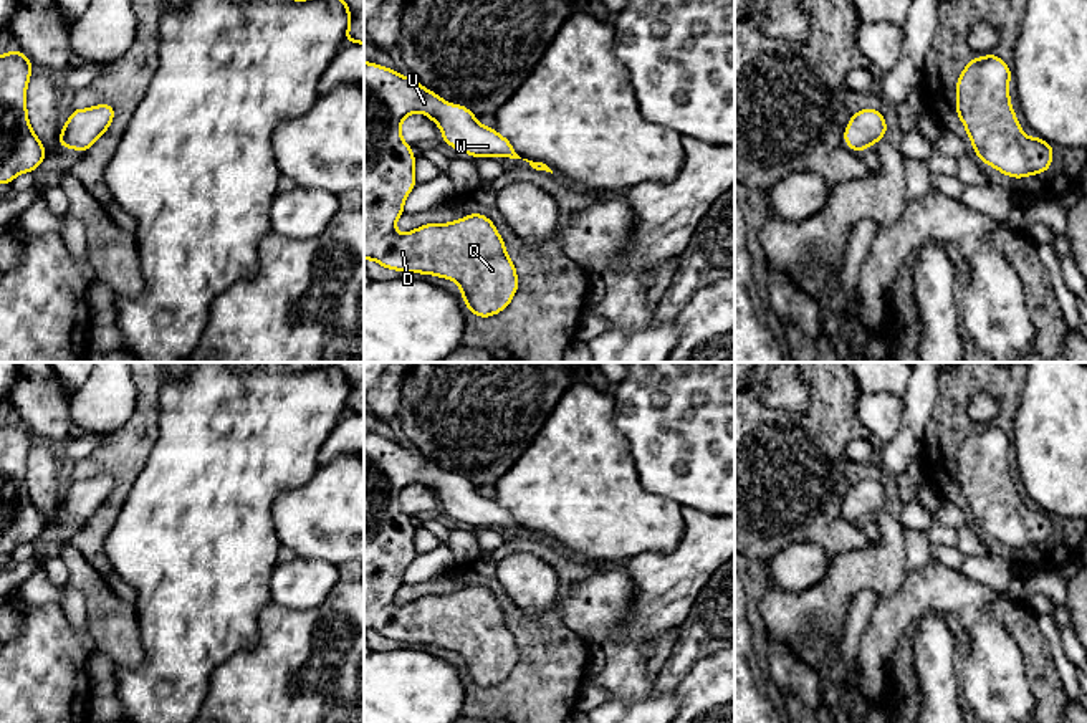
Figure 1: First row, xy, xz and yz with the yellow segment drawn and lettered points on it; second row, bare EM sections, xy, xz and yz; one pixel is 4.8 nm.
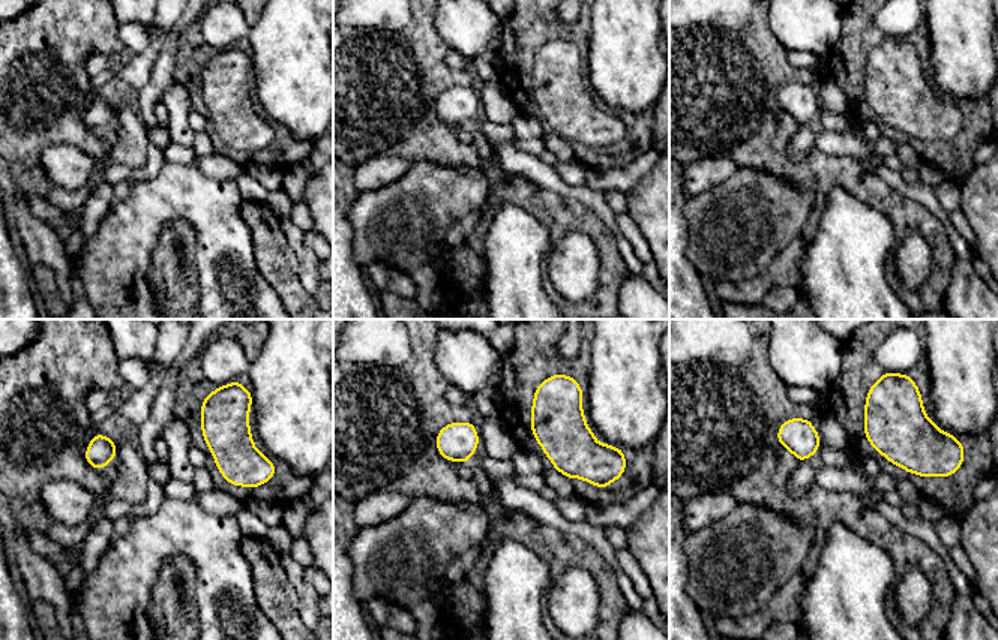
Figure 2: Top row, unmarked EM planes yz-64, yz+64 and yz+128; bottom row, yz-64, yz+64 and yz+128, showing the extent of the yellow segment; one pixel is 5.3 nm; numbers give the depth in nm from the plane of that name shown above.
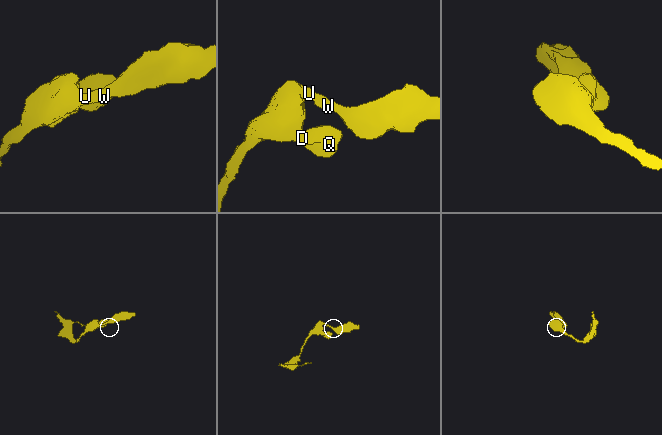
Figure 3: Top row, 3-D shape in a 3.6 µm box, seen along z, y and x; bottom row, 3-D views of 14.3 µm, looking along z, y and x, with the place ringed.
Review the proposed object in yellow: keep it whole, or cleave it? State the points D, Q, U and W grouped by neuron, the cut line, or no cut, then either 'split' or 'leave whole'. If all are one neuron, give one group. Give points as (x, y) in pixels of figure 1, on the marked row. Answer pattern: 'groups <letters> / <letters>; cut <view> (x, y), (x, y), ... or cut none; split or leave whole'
groups D Q U W; cut none; leave whole

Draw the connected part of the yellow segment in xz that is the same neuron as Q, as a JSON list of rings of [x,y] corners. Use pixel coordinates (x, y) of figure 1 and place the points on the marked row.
[[[364,61],[364,260],[397,271],[435,275],[457,281],[465,306],[481,318],[503,311],[518,290],[518,276],[508,258],[505,242],[490,218],[481,213],[467,215],[450,223],[429,223],[399,233],[397,218],[414,185],[415,156],[400,136],[402,121],[414,113],[429,116],[440,129],[442,139],[472,157],[521,159],[510,141],[493,127],[481,126],[475,114],[460,104],[448,104],[414,78],[395,69]]]

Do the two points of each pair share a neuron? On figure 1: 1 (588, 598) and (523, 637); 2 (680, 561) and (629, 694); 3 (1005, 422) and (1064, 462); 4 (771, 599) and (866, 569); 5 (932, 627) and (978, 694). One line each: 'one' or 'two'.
1: two
2: one
3: two
4: one
5: two

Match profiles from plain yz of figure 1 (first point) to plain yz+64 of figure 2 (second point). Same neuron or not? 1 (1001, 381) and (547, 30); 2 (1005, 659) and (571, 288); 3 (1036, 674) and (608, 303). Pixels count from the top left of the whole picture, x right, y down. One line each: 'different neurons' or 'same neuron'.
1: same neuron
2: same neuron
3: same neuron

